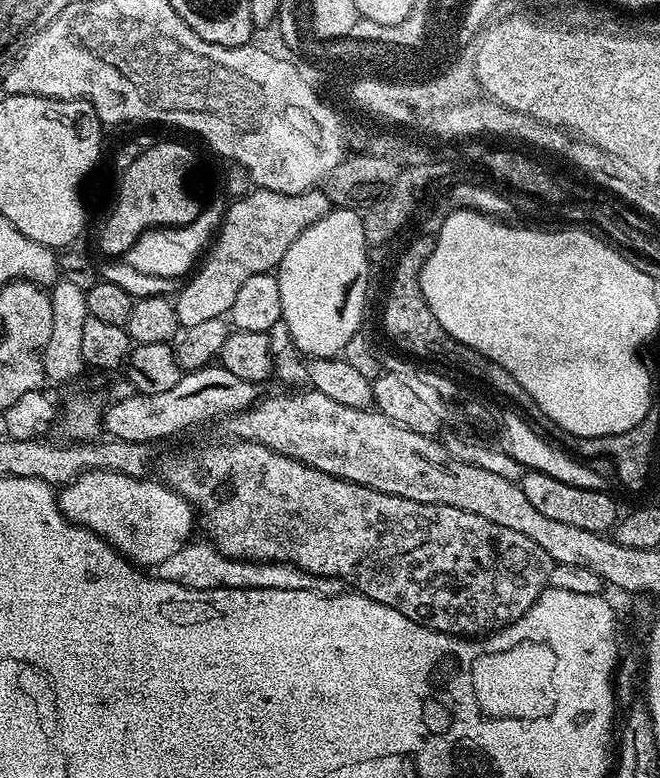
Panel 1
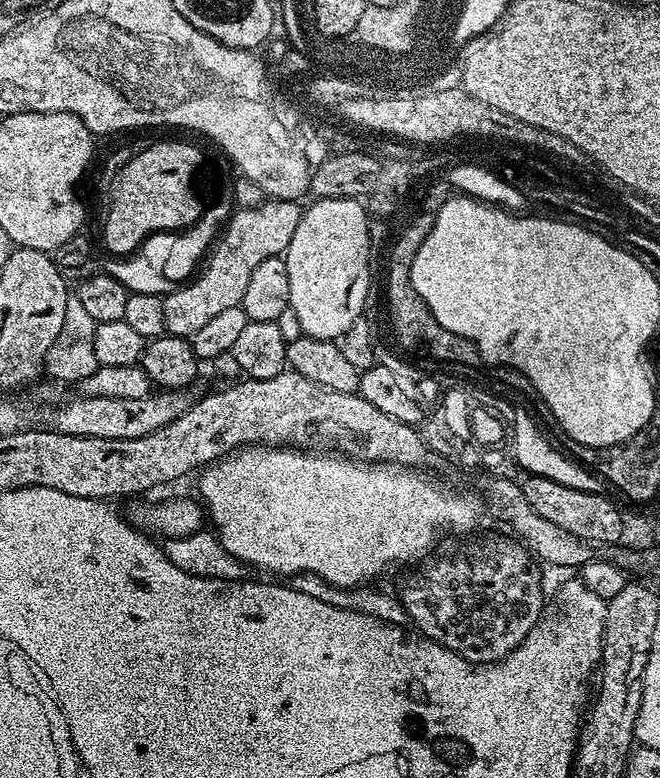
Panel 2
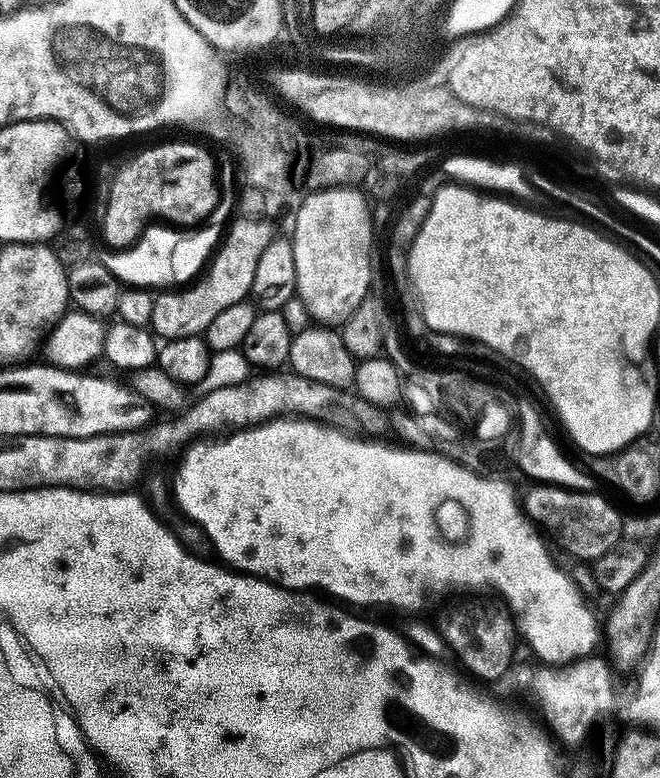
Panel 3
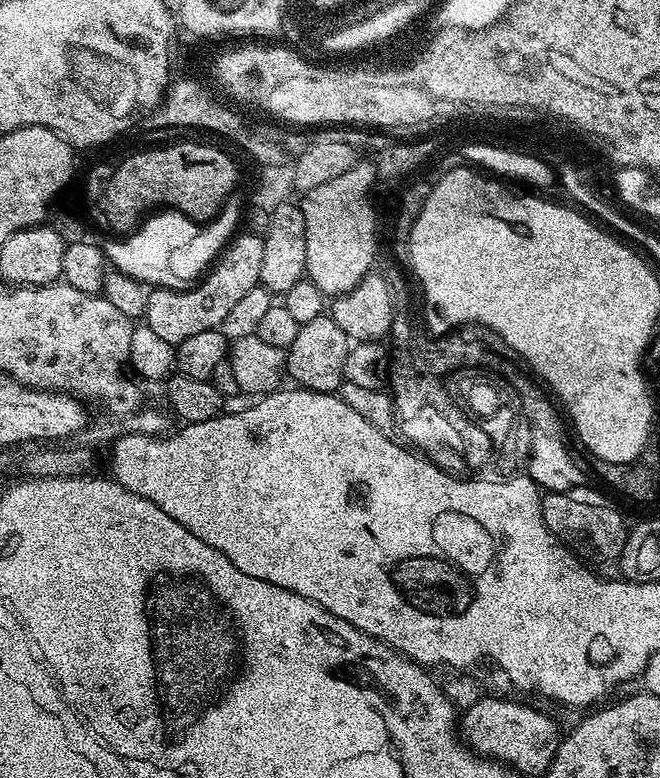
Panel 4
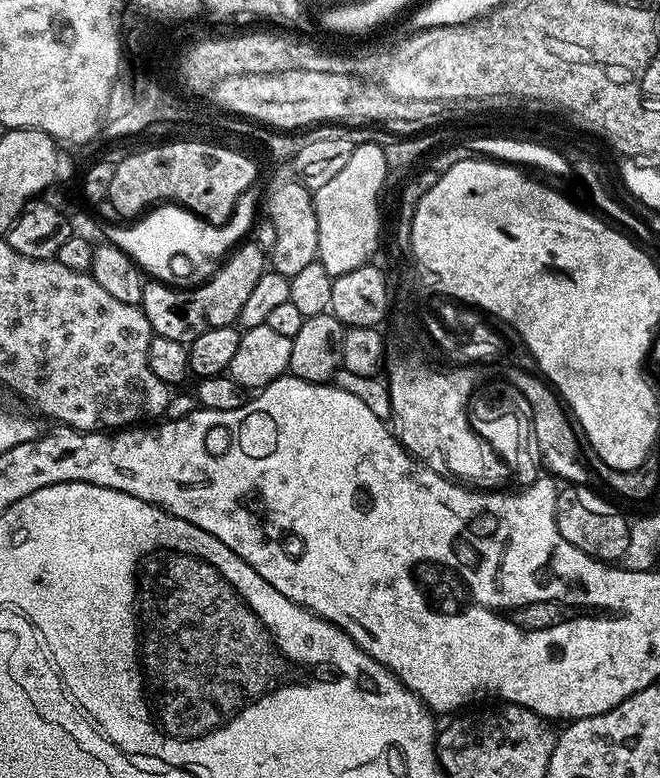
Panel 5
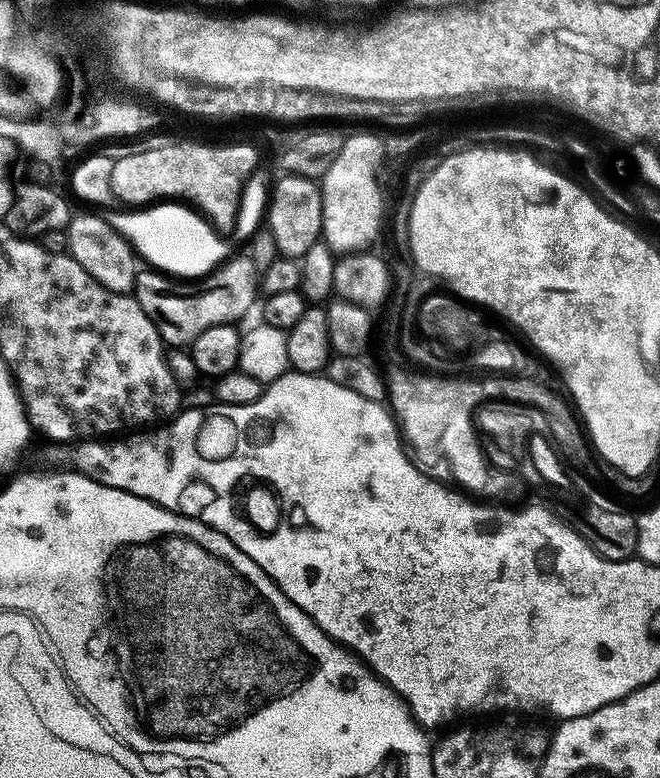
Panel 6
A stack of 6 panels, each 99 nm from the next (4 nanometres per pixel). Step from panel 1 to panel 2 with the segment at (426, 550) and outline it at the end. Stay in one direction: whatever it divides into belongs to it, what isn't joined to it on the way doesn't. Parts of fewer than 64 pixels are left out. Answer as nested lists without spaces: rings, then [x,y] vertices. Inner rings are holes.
[[[484,536],[468,552],[421,563],[398,592],[415,631],[474,665],[495,664],[510,655],[532,631],[540,608],[537,561],[523,543],[512,540]]]

